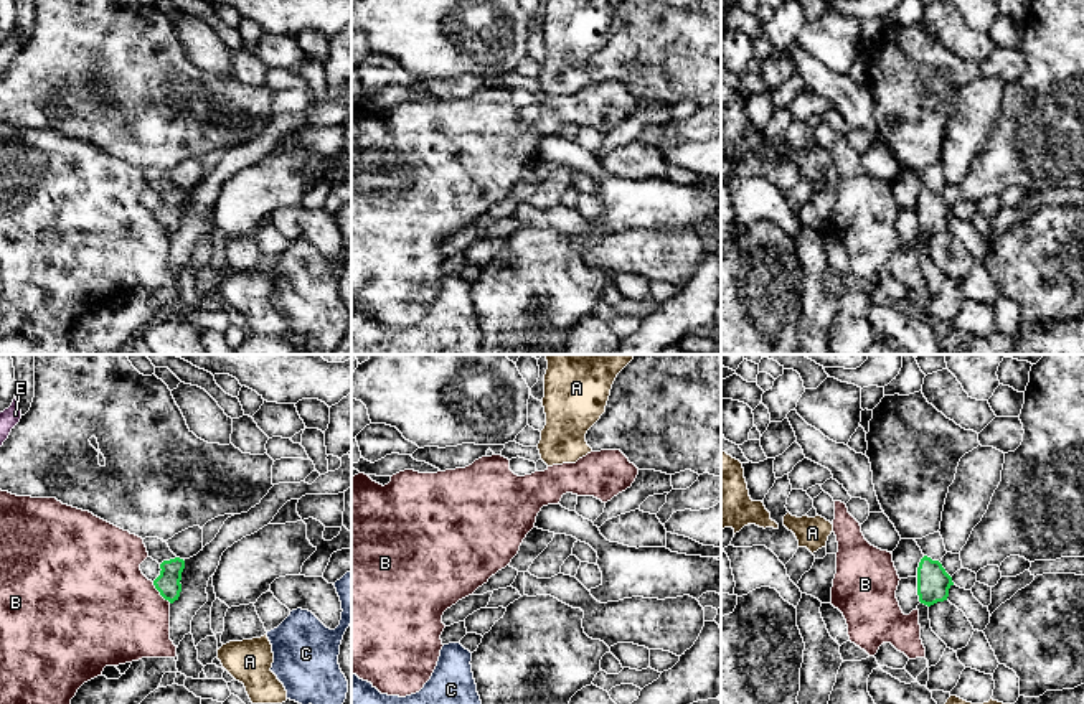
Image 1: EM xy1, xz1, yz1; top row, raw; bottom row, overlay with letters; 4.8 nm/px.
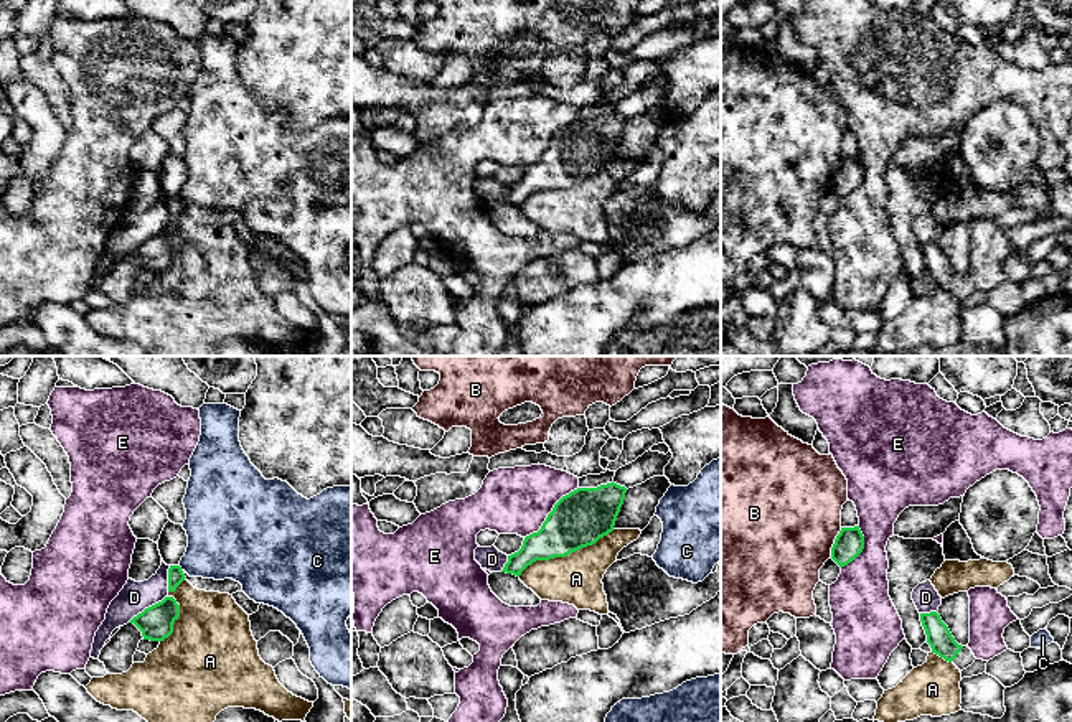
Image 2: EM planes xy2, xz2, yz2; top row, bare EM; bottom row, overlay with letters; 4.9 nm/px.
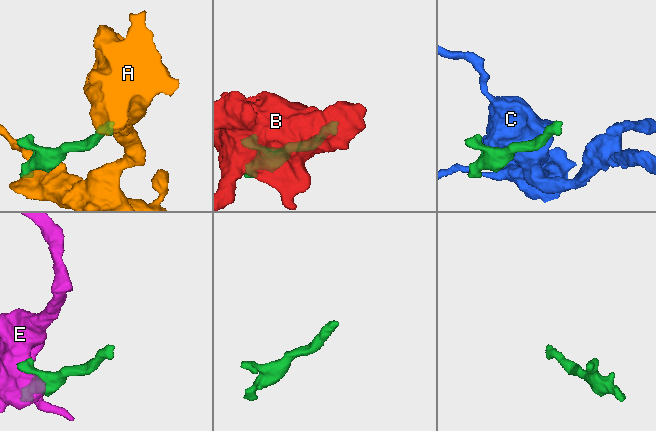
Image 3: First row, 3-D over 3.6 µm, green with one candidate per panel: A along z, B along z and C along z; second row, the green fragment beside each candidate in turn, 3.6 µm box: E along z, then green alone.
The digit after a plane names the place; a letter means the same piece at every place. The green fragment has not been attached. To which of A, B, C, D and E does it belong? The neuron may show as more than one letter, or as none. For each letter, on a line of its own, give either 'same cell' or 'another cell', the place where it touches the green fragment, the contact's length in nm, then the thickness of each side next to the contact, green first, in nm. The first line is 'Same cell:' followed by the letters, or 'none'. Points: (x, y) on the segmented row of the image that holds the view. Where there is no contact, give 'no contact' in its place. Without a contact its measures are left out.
Same cell: none
A: another cell | xz2 (566, 554) | 500 nm | 280/260 nm
B: another cell | yz2 (835, 543) | 160 nm | 140/480 nm
C: another cell | xy2 (180, 567) | 40 nm | 80/360 nm
D: another cell | xy2 (145, 609) | 240 nm | 160/150 nm
E: another cell | xz2 (550, 513) | 360 nm | 280/320 nm

